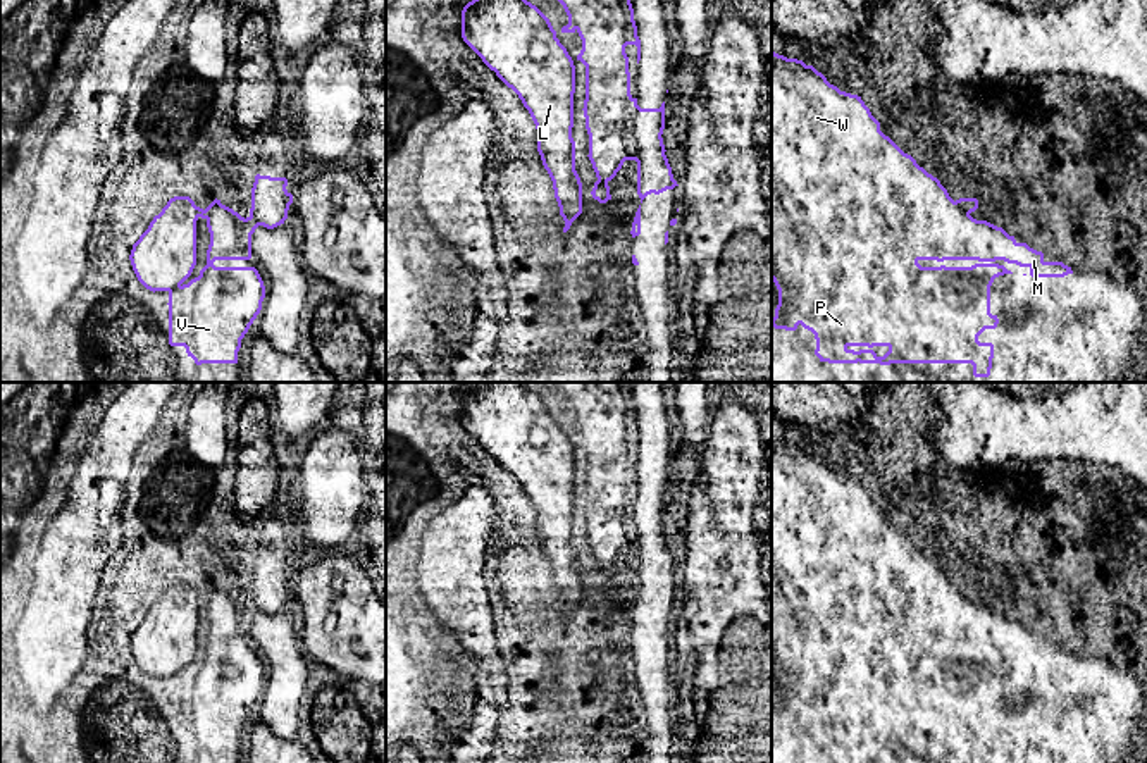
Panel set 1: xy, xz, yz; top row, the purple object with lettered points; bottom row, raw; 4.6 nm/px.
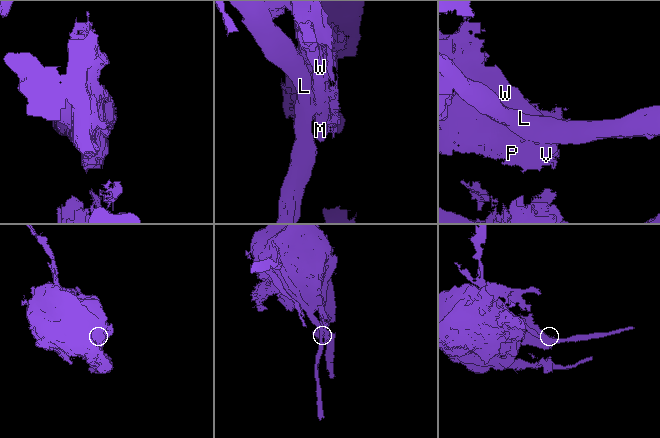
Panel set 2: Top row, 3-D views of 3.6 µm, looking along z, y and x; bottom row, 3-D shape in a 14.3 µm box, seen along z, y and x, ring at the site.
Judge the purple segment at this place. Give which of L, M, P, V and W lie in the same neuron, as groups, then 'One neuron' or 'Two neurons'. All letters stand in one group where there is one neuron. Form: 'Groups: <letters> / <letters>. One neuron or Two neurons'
Groups: L / M P V W. Two neurons

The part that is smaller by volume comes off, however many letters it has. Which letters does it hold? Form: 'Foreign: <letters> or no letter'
Foreign: L

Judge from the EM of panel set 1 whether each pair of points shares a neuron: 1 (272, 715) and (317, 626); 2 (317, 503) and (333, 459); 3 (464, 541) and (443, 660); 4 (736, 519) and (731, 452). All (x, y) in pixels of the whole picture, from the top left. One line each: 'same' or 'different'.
1: different
2: same
3: different
4: same

